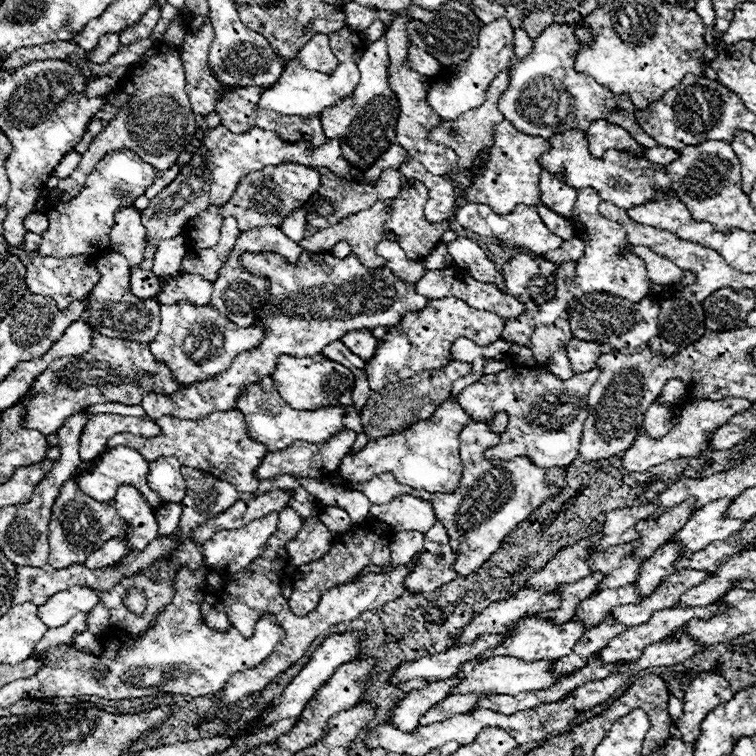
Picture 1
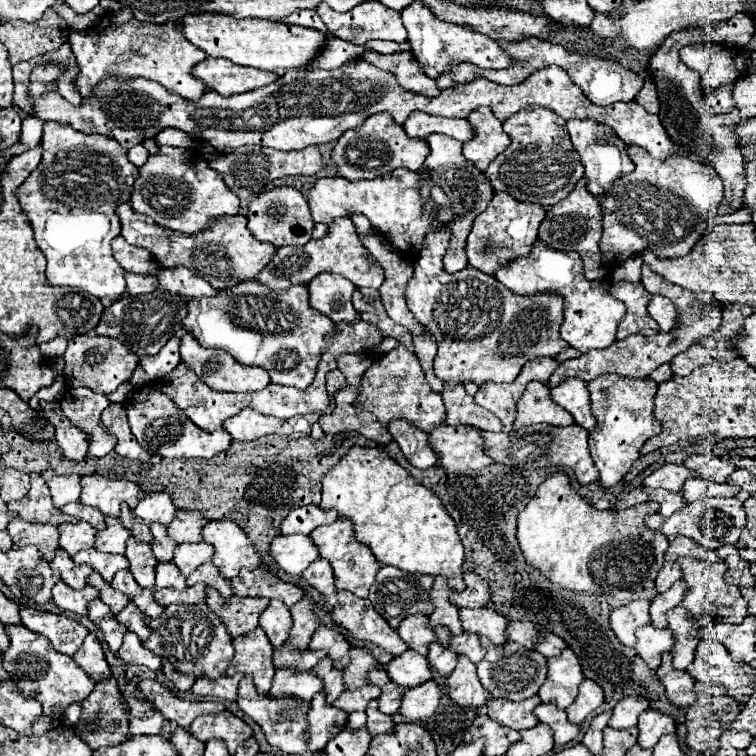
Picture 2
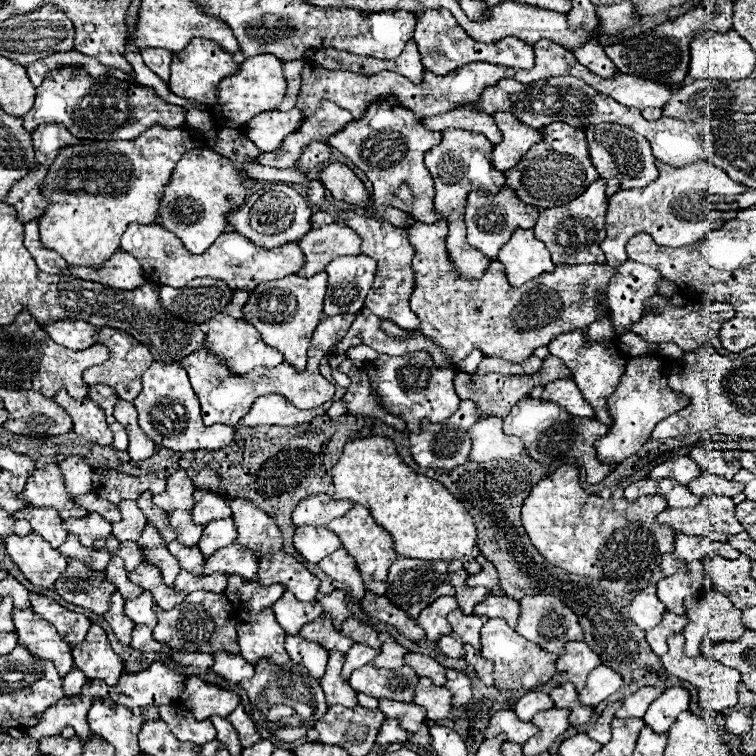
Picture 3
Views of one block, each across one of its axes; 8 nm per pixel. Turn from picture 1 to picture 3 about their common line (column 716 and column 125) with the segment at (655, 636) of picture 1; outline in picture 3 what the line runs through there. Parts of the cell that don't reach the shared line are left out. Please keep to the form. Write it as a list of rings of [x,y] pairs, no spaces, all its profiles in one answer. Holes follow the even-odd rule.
[[[142,592],[142,596],[136,596],[134,600],[126,600],[124,612],[130,620],[134,620],[134,624],[146,624],[146,626],[154,628],[156,614],[154,614],[152,606],[154,606],[152,592]]]

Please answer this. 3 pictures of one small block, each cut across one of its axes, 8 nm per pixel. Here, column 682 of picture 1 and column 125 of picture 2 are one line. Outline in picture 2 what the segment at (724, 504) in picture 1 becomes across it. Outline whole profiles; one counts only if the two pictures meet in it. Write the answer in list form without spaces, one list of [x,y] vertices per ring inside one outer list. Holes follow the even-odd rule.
[[[106,516],[106,530],[100,530],[96,534],[94,548],[98,552],[108,554],[124,554],[126,540],[132,536],[132,532],[114,516]]]

